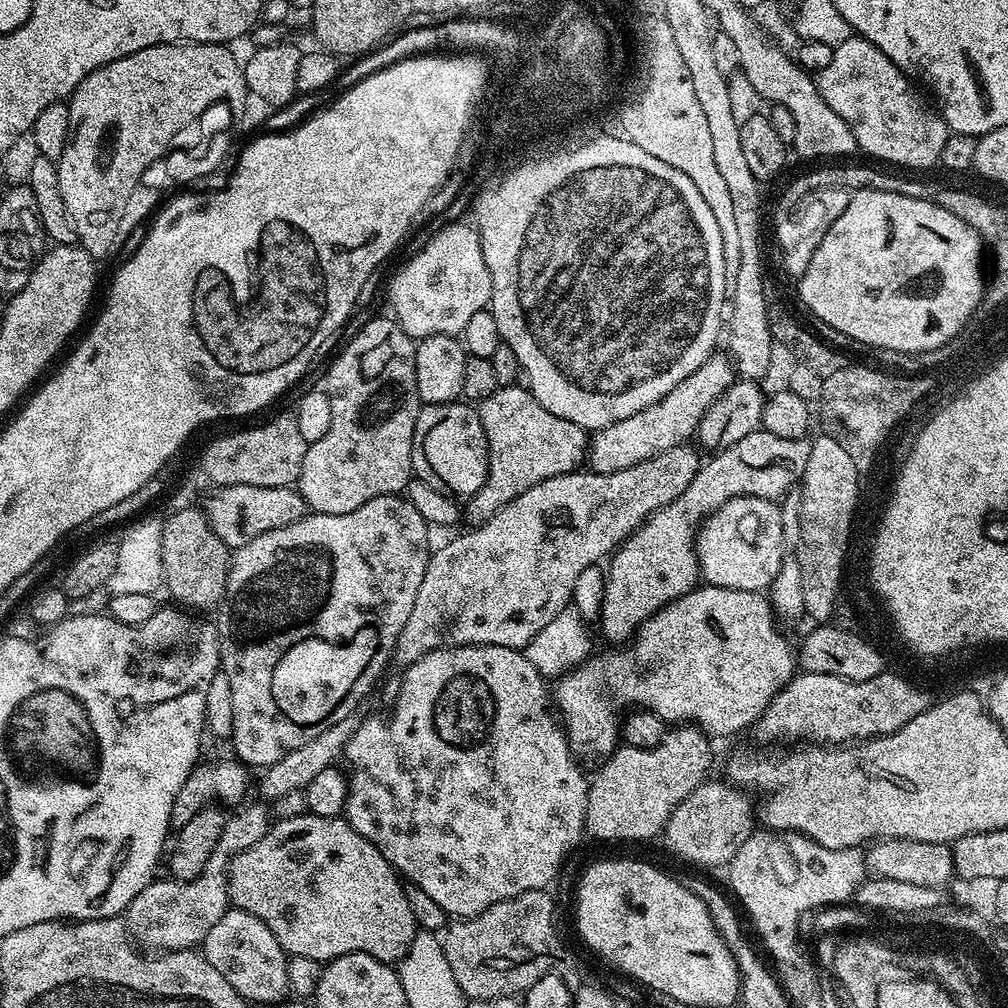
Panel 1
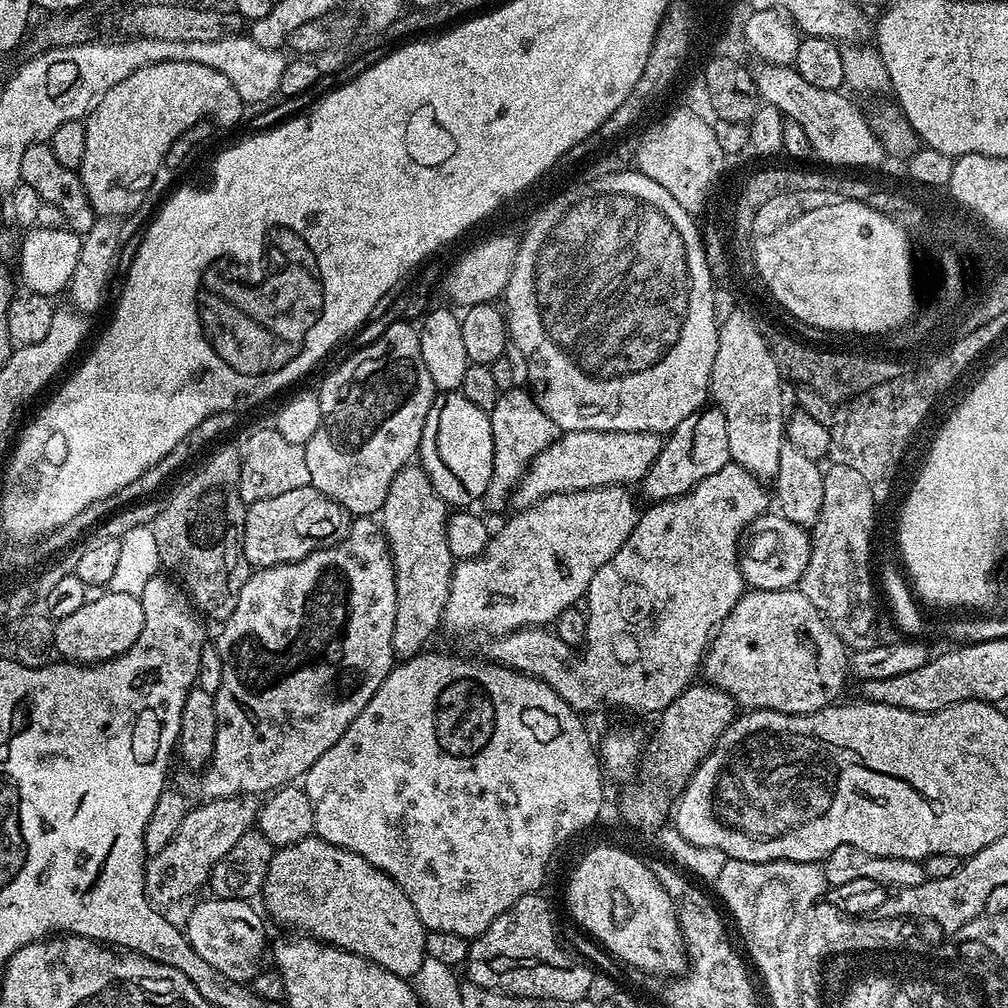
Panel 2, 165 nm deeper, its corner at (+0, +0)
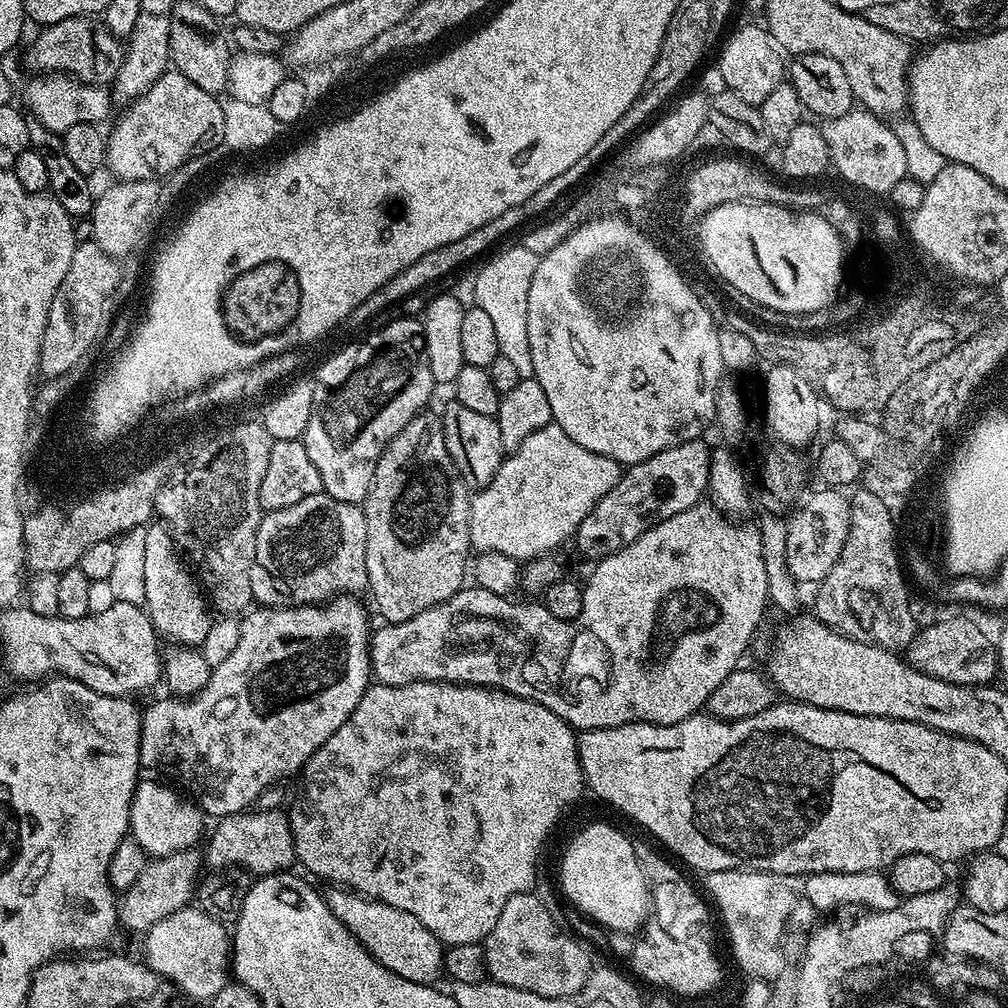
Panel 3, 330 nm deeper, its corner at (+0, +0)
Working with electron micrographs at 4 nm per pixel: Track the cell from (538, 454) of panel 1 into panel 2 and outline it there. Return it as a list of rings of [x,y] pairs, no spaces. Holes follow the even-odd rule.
[[[523,387],[511,388],[508,392],[501,392],[492,417],[492,433],[494,434],[494,466],[490,486],[486,486],[482,504],[492,512],[500,512],[509,507],[512,493],[516,491],[516,485],[524,477],[524,471],[532,464],[532,459],[546,446],[560,439],[562,433],[554,418],[550,418],[536,405],[536,397],[531,391]]]

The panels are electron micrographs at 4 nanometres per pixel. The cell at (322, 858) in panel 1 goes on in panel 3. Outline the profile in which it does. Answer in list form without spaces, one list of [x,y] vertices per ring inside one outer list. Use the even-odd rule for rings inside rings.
[[[339,886],[327,889],[326,899],[330,910],[342,923],[364,944],[368,953],[384,964],[394,974],[419,984],[437,983],[436,979],[444,972],[445,945],[414,914],[406,914],[406,910],[398,910],[394,906],[384,904],[381,900],[370,900],[359,892],[345,890]]]

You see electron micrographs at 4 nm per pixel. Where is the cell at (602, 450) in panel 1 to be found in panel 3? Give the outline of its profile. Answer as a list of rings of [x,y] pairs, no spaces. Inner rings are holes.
[[[555,422],[547,424],[542,430],[534,430],[522,446],[505,455],[504,461],[495,478],[484,488],[472,496],[470,510],[470,538],[472,548],[477,553],[497,551],[498,554],[509,555],[519,562],[531,562],[537,558],[547,557],[559,544],[573,539],[576,528],[594,510],[594,506],[602,497],[619,482],[622,465],[614,458],[606,458],[602,454],[594,454],[594,450],[586,450],[586,446],[578,446]]]

